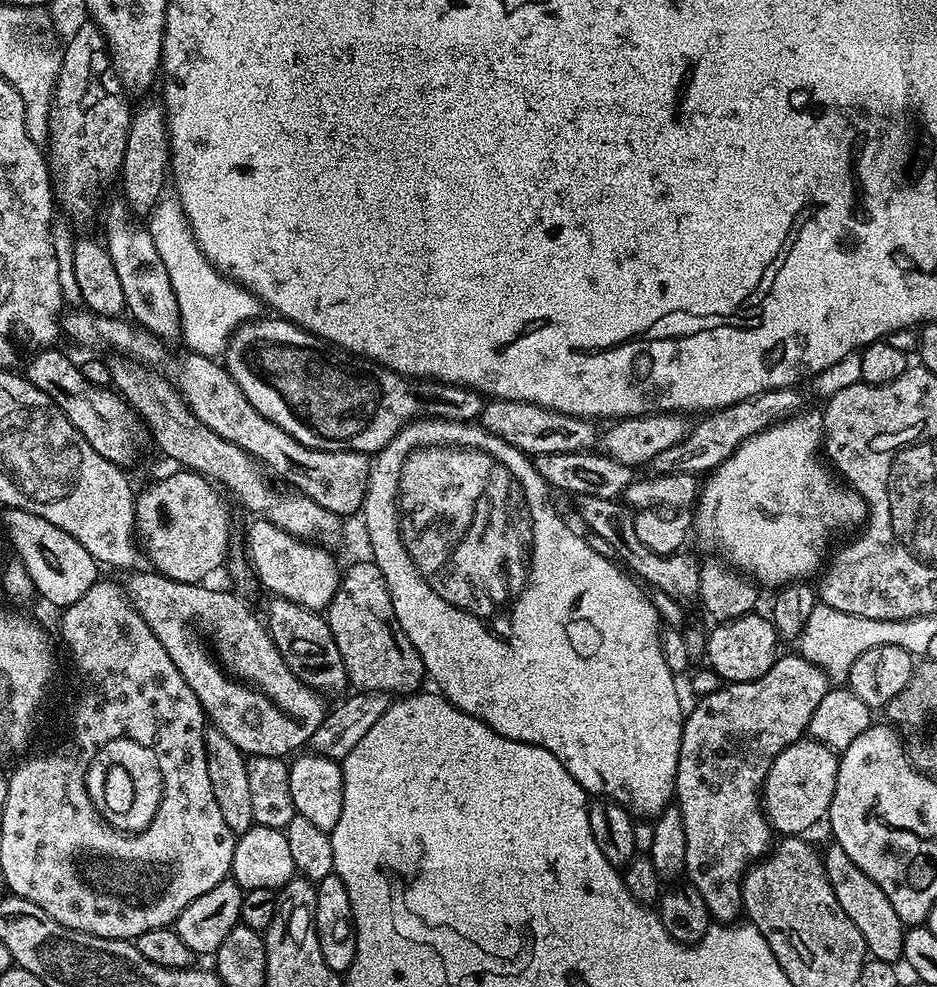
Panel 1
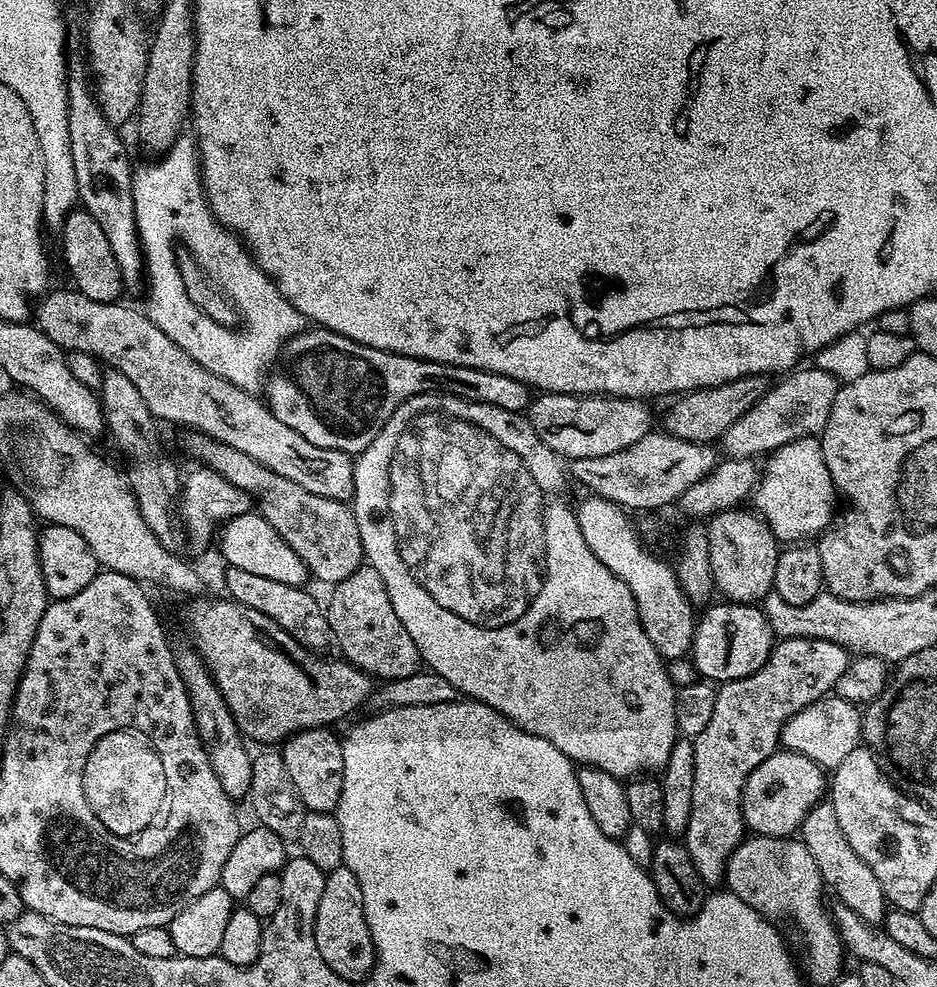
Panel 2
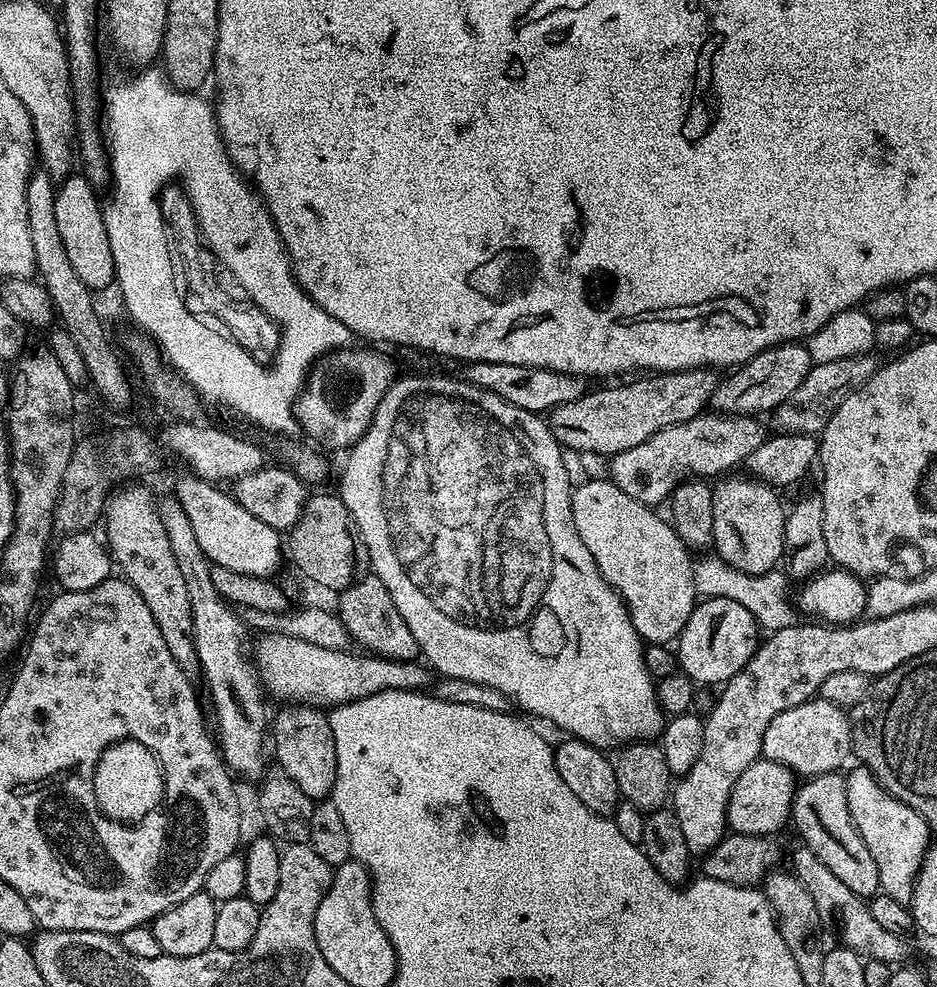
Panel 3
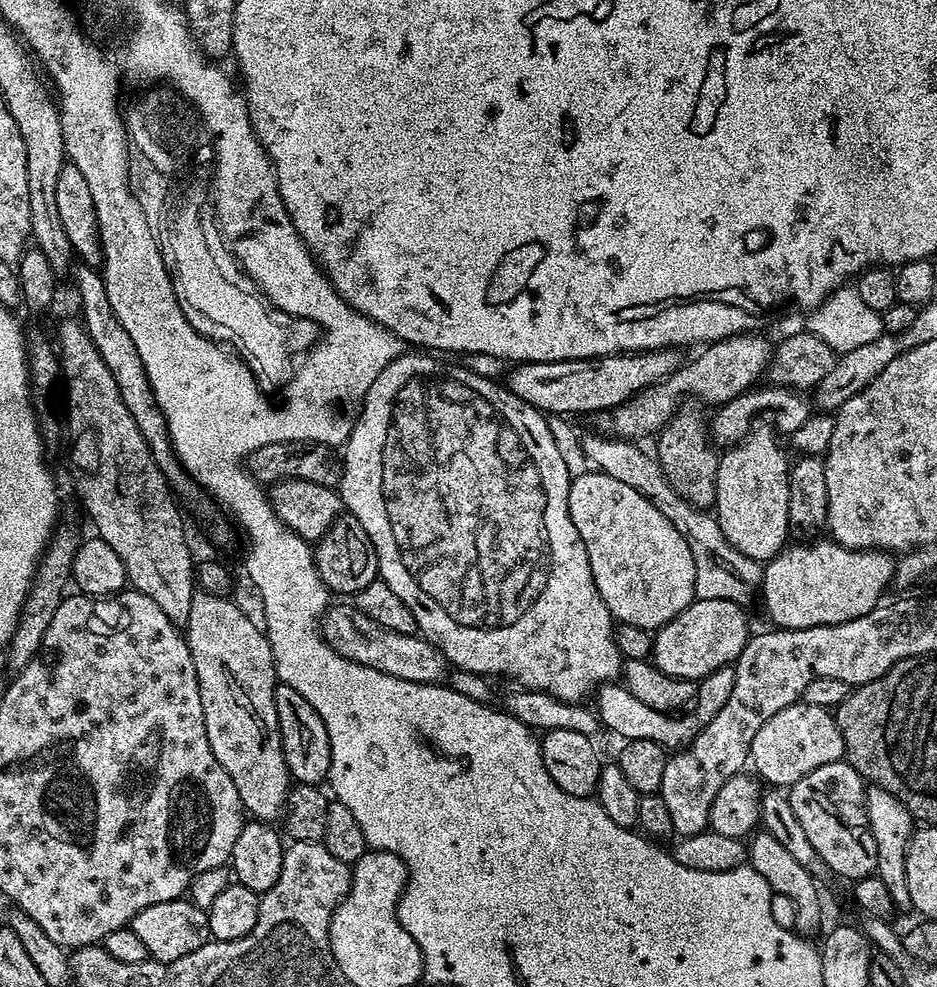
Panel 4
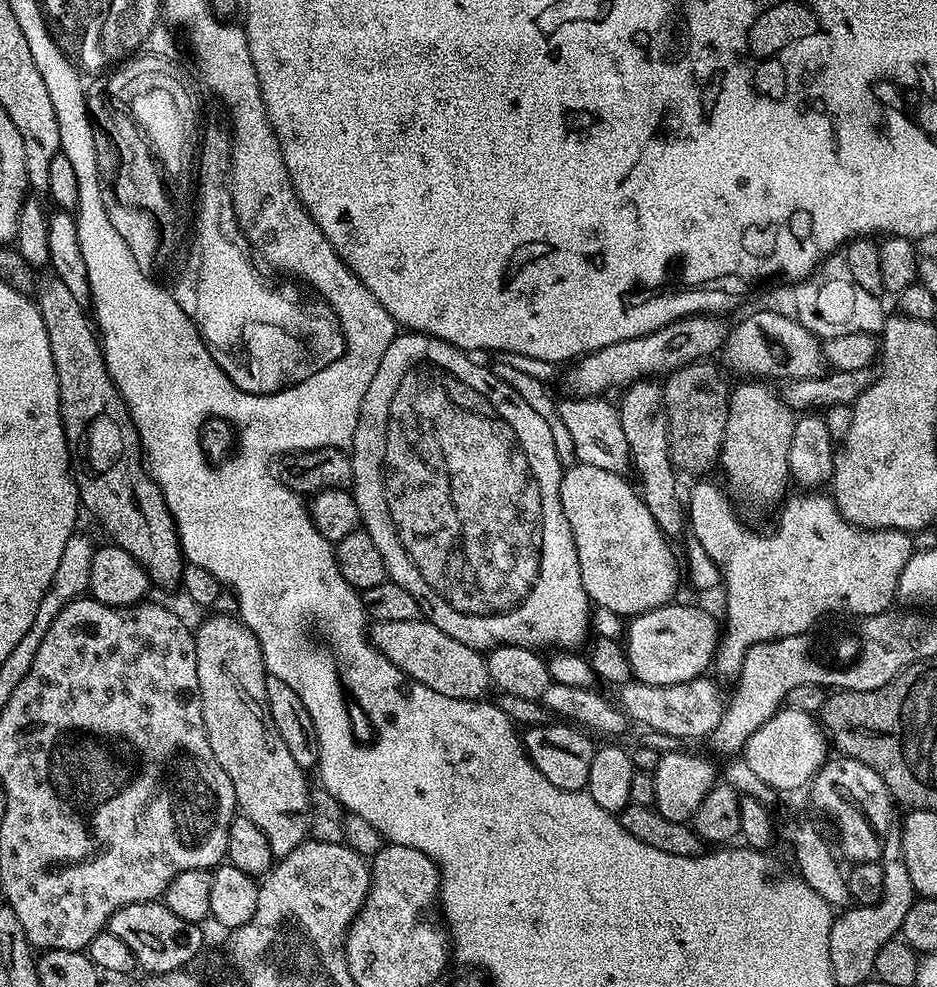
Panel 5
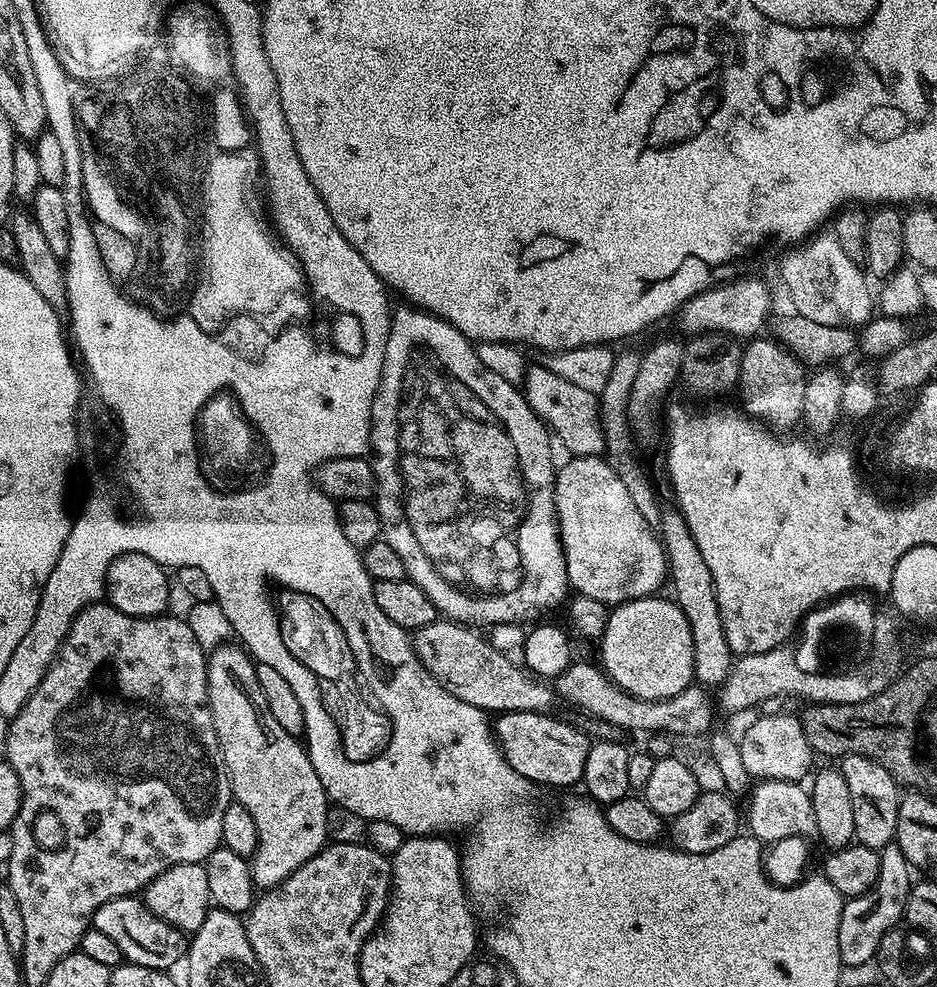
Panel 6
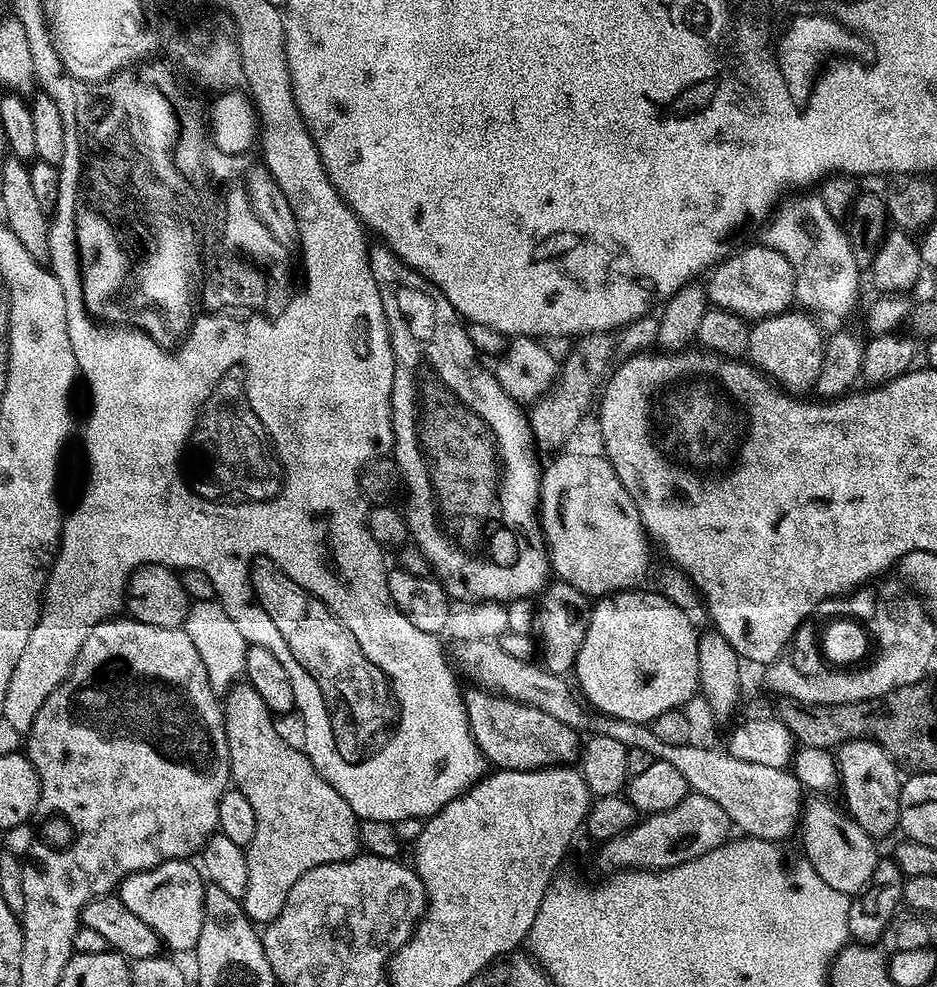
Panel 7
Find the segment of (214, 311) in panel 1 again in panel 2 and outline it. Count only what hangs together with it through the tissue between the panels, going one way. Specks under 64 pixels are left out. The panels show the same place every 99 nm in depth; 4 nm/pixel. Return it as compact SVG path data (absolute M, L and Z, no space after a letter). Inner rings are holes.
M187 135L177 137L167 152L153 159L156 160L153 164L137 167L132 178L134 218L140 249L144 251L148 288L146 311L154 326L158 326L166 338L178 342L178 346L182 346L182 350L198 362L198 366L206 366L206 370L218 374L218 378L226 378L234 386L255 393L256 387L259 384L261 387L266 373L273 367L282 345L305 331L306 321L297 308L290 306L276 283L258 267L240 237L213 216L212 207L204 196L196 141ZM176 236L196 255L197 262L224 287L225 294L244 315L248 332L231 332L196 309L184 285L184 276L176 265Z

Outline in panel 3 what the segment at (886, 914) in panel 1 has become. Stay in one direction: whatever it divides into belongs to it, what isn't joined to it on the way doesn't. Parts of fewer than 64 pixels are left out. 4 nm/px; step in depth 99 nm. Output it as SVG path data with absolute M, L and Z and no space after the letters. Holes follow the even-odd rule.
M839 771L809 776L796 789L796 797L792 799L791 823L796 823L796 832L801 836L803 847L808 848L818 858L822 858L825 866L843 882L850 886L854 894L871 898L880 891L878 878L878 862L866 850L866 842L862 842L862 834L854 826L850 818L850 810L846 802L846 782Z

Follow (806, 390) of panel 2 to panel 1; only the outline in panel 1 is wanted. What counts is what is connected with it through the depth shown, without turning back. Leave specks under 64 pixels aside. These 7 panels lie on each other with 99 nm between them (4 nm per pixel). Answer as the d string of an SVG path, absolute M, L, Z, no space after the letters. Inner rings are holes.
M795 387L779 388L764 392L761 396L751 396L748 400L734 402L725 408L715 409L711 414L705 415L697 426L689 431L688 437L678 446L670 446L670 450L662 450L654 461L655 471L663 474L665 472L691 472L693 474L711 473L734 450L742 446L754 434L758 434L763 428L776 424L779 420L785 420L790 415L801 411L800 396Z

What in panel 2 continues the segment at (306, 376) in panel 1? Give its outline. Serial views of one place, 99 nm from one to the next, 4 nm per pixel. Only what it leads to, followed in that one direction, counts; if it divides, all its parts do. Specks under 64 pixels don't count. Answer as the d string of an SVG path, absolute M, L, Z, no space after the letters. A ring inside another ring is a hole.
M319 326L309 327L287 341L279 364L266 380L266 403L274 418L278 418L278 422L286 422L290 430L302 434L302 438L306 438L306 442L314 442L314 446L342 450L349 454L359 454L366 446L370 446L370 442L374 442L374 438L382 430L384 421L412 396L441 392L444 396L457 396L486 406L498 406L517 414L523 413L530 403L530 389L527 384L518 382L518 378L506 378L506 374L494 374L490 370L439 364L433 360L419 360L362 346L342 334Z

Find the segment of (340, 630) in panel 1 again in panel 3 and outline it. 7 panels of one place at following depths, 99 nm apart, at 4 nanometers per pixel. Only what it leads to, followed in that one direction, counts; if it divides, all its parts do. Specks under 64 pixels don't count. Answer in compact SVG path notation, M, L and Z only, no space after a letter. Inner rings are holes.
M369 574L357 580L339 593L340 608L338 615L344 623L349 637L361 644L361 649L383 657L385 660L415 661L421 655L420 643L410 634L410 626L406 626L406 618L398 614L398 606L394 606L394 598L390 598L390 590L382 586L376 575Z

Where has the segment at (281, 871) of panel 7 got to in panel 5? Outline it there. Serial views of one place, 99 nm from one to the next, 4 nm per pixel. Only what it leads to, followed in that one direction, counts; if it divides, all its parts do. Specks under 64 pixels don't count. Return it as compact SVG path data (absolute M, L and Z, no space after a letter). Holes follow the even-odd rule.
M212 616L209 620L202 621L200 629L197 627L194 632L202 722L210 738L210 750L214 750L214 758L218 758L222 770L226 770L234 786L237 809L243 816L250 818L250 822L254 822L254 826L258 826L262 834L266 834L266 842L270 842L273 857L279 858L290 854L309 835L310 787L308 788L308 780L304 777L307 776L305 769L298 766L286 742L282 742L282 734L268 716L268 676L264 672L264 648L256 635L244 625L244 621L232 616Z

